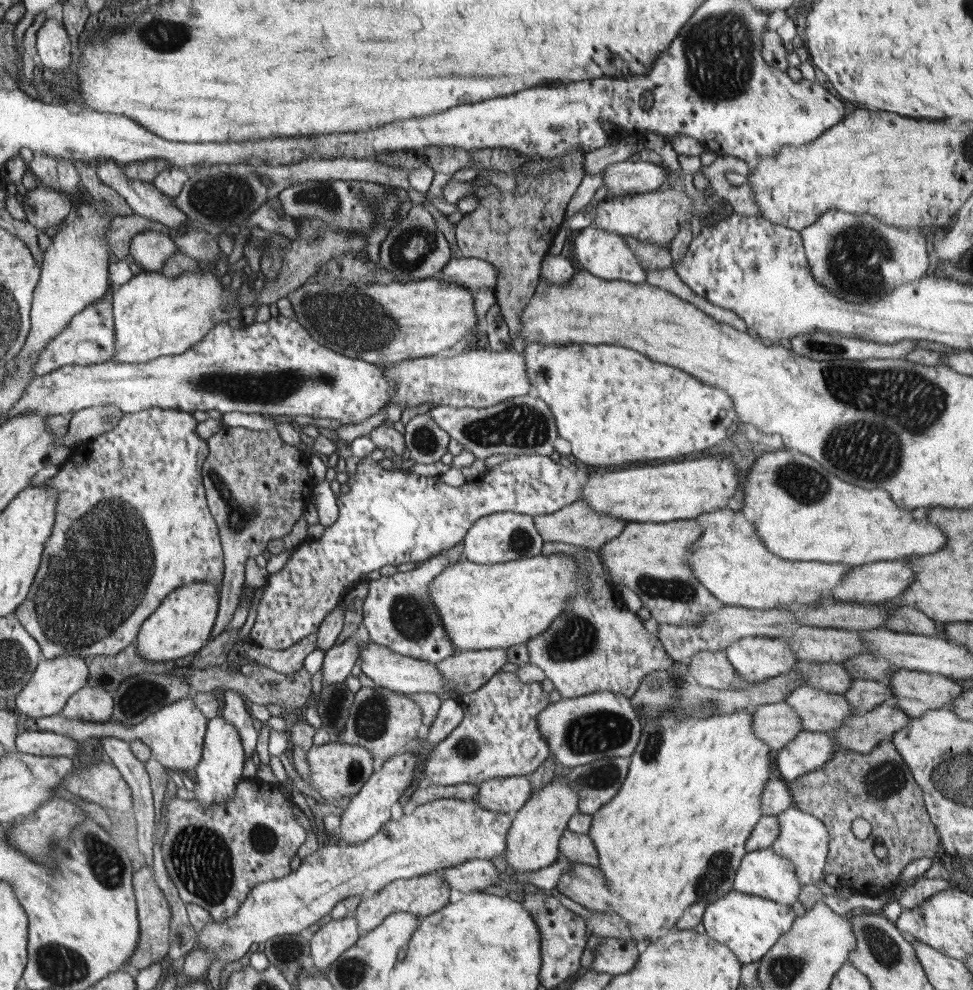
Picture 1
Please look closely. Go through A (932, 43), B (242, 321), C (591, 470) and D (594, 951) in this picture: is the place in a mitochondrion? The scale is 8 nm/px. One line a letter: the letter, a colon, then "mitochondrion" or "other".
A: other
B: other
C: other
D: other

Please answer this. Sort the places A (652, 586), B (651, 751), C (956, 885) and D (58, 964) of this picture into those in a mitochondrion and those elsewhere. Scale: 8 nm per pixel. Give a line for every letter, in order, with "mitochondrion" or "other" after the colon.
A: mitochondrion
B: mitochondrion
C: other
D: mitochondrion

